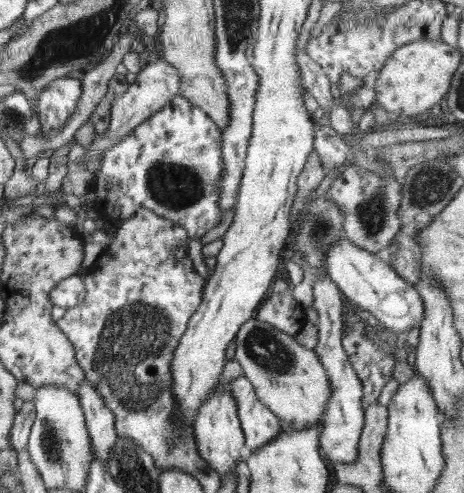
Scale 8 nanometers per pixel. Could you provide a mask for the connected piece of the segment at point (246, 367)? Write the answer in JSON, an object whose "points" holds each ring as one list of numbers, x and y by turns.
{"points":[[256,316,244,321,235,337,235,360,240,363,243,376,252,384,260,402,284,425,295,430,321,424,331,391,316,352,300,345,295,336,256,319]]}

